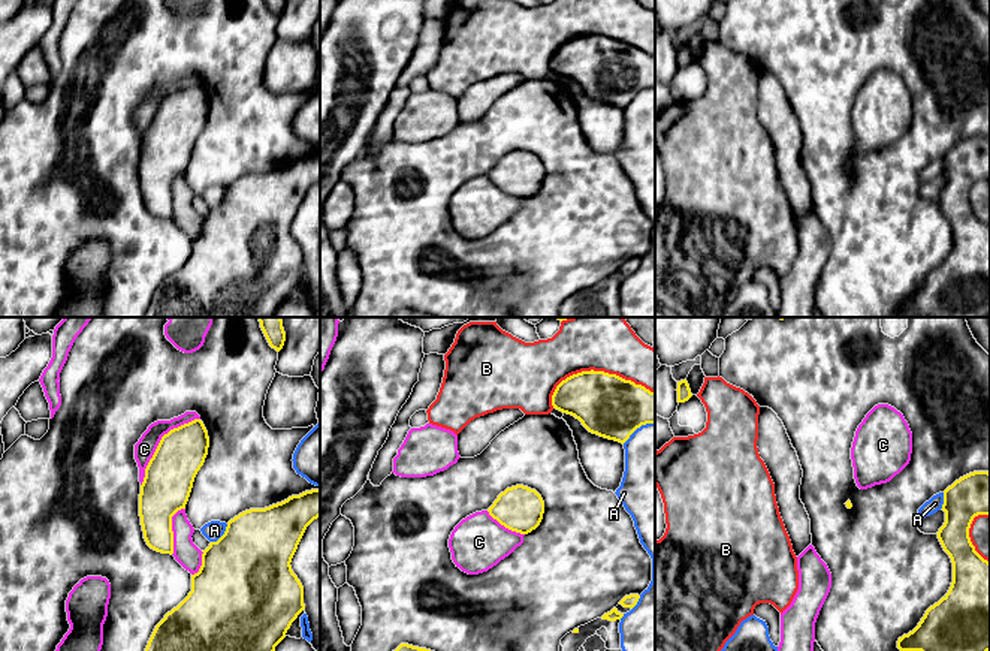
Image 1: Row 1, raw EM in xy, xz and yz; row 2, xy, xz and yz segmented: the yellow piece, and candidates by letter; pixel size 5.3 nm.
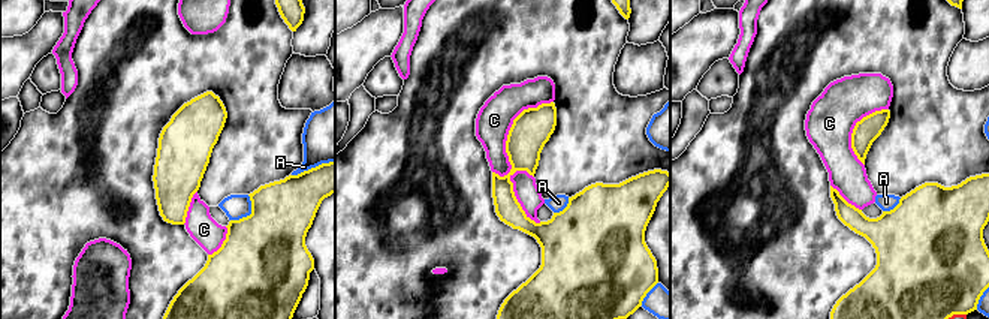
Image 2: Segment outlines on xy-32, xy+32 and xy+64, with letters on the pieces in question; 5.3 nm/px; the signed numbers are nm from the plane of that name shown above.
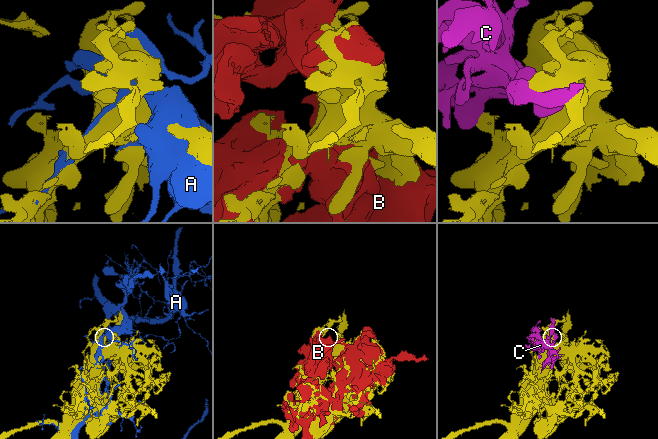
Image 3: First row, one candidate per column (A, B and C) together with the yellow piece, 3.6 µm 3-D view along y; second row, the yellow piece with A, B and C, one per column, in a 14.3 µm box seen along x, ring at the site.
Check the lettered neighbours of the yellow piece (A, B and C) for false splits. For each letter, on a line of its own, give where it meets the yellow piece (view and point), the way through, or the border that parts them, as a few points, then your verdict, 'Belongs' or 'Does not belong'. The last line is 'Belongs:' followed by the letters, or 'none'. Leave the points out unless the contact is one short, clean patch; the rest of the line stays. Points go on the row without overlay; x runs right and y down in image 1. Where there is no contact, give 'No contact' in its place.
A: Touches yellow at xy (223, 199). Does not belong
B: Touches yellow at xz (595, 36). Does not belong
C: Touches yellow at xy (159, 108). Belongs
Belongs: C

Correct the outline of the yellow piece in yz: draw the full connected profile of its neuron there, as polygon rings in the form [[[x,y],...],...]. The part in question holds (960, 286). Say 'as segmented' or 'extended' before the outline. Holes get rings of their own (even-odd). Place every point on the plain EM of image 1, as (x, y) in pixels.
as segmented | [[[974,136],[944,156],[945,187],[938,204],[953,227],[948,257],[930,271],[918,290],[897,305],[900,316],[989,317],[990,227],[971,207],[975,181],[990,180],[990,138]]]

